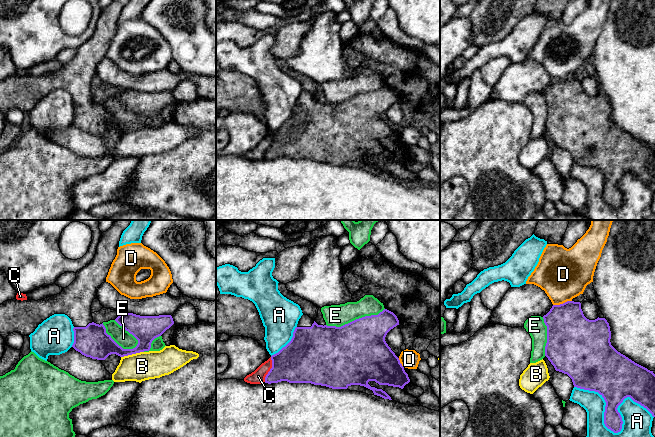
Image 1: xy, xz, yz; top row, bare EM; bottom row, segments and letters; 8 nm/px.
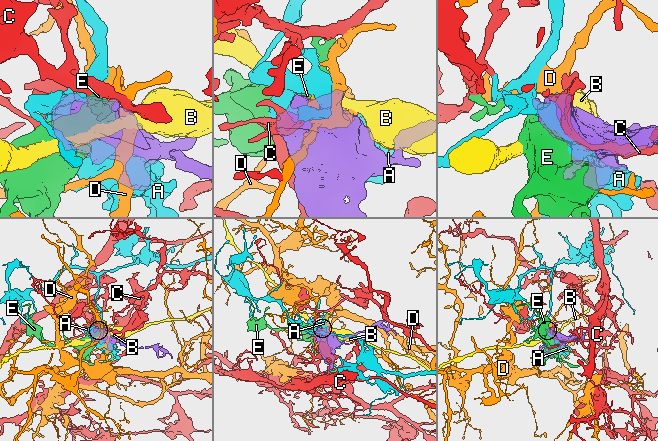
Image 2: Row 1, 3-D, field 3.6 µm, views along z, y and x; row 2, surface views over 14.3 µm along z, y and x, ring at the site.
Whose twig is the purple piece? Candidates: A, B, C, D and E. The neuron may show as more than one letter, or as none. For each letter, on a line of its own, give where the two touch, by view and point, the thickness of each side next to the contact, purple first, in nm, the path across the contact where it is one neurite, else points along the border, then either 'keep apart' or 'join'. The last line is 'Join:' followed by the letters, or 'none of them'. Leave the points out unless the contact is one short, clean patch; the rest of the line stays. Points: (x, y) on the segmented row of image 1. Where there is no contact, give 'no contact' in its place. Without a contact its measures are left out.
A: yz (615, 432) | 140/240 nm | keep apart
B: xy (132, 353) | 220/220 nm | keep apart
C: xz (270, 369) | 360/110 nm | keep apart
D: yz (563, 303) | 360/400 nm | keep apart
E: xy (116, 343) | 260/140 nm | keep apart
Join: none of them

